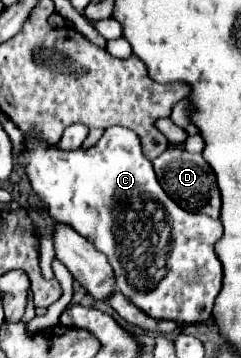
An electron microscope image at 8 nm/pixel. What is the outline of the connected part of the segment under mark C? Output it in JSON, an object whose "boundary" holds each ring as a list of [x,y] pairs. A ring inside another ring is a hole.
{"boundary":[[[111,126],[105,130],[101,140],[87,150],[59,150],[59,144],[45,142],[33,130],[25,134],[17,162],[25,168],[31,188],[47,206],[51,218],[55,218],[59,224],[71,226],[107,256],[115,272],[115,286],[123,296],[129,298],[129,302],[153,318],[175,320],[179,324],[207,322],[211,318],[223,274],[221,262],[213,250],[215,242],[223,234],[221,220],[187,212],[167,196],[153,172],[151,162],[143,156],[141,140],[133,130]]]}

